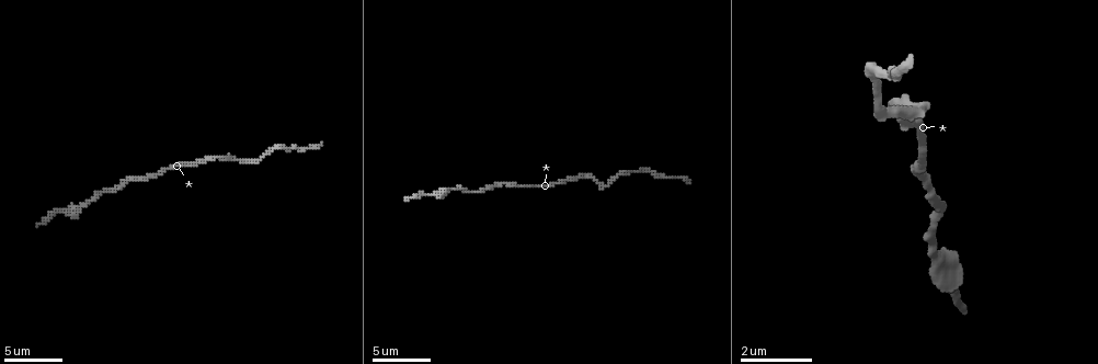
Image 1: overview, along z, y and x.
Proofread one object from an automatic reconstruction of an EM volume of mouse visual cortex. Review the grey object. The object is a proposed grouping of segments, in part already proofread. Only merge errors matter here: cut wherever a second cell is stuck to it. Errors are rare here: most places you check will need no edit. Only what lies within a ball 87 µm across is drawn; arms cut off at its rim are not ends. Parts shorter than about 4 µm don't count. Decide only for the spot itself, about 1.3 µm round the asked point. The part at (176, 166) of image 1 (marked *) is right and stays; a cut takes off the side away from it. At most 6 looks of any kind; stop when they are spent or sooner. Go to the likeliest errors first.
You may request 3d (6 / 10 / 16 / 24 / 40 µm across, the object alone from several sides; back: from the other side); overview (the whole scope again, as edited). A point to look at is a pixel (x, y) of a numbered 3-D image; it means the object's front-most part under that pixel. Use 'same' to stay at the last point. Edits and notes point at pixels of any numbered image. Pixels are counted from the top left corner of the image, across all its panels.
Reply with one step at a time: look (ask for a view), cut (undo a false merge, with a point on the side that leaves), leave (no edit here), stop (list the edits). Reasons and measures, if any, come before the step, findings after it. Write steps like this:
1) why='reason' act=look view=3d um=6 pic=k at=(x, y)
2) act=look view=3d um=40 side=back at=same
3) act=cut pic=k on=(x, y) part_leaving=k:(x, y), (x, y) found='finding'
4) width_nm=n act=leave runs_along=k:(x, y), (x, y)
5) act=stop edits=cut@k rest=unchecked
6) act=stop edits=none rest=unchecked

why='thin neck' act=look view=3d um=6 pic=1 at=(107, 193)

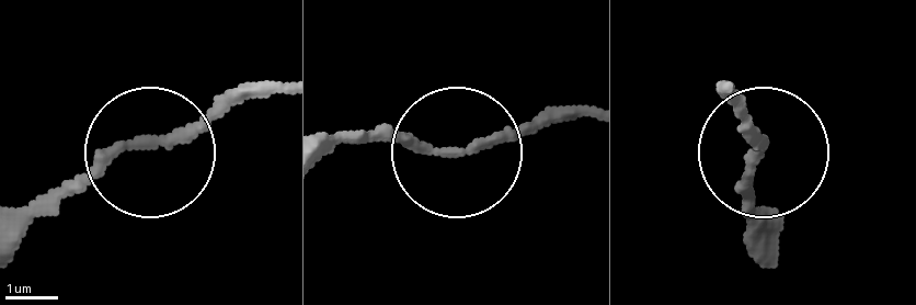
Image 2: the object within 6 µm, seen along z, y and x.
why='other side' act=look view=3d um=6 side=back pic=2 at=(454, 148)

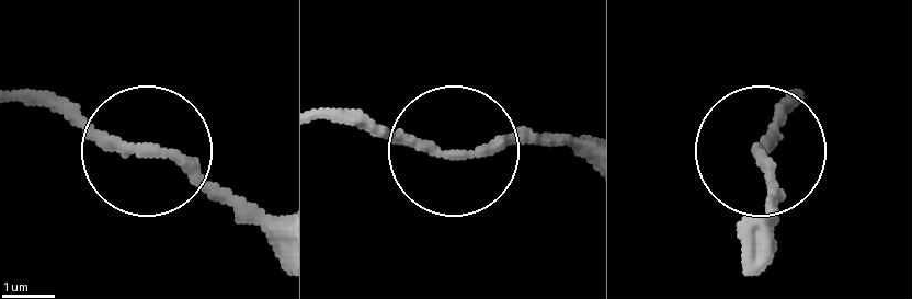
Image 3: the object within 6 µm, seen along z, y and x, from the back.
act=leave runs_along=3:(16, 89), (186, 158), (278, 245) found='all the same cell'

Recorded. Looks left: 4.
why='sudden change in width' act=look view=3d um=10 pic=1 at=(563, 180)

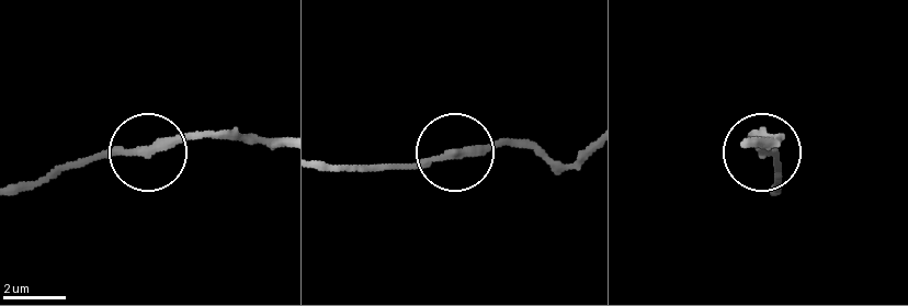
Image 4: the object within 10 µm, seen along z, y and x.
act=leave runs_along=4:(406, 168), (498, 145), (535, 145) found='all the same cell'

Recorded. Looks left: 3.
why='narrows sharply' act=look view=3d um=10 pic=1 at=(629, 173)

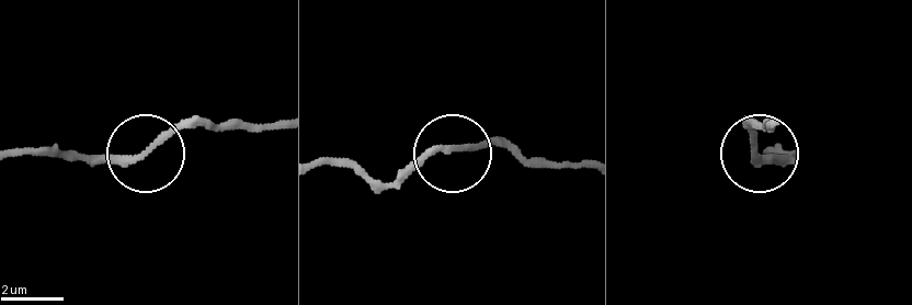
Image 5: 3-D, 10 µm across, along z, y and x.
act=leave runs_along=5:(11, 151), (137, 157), (205, 121) found='all the same cell'

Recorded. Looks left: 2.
act=stop edits=none rest=unchecked

